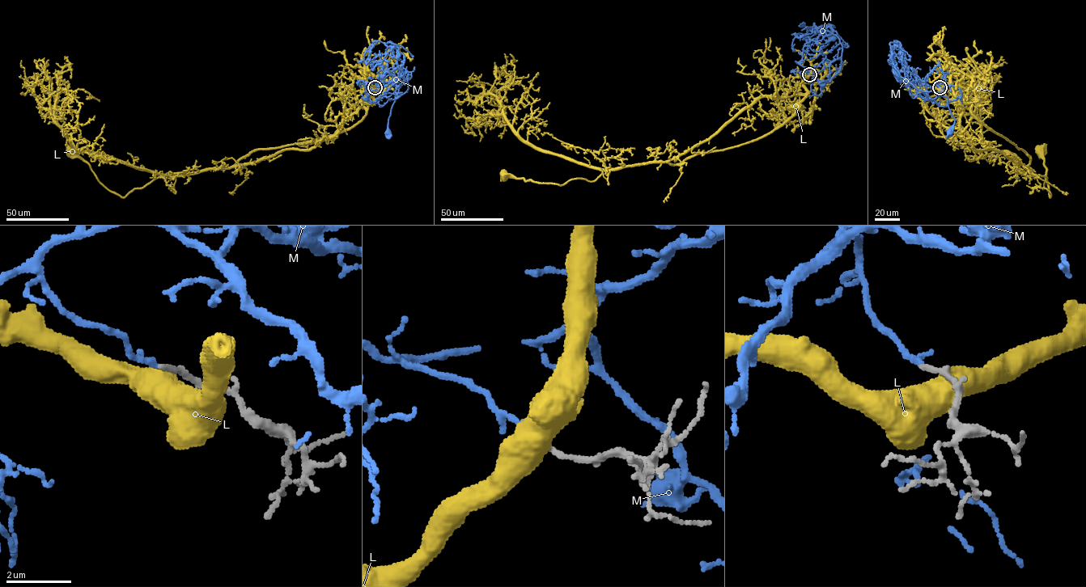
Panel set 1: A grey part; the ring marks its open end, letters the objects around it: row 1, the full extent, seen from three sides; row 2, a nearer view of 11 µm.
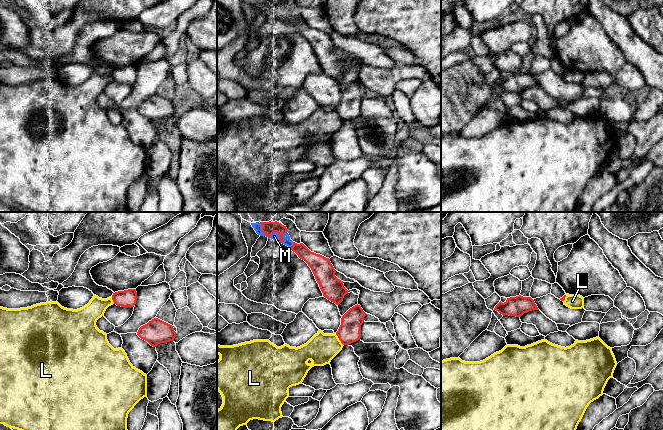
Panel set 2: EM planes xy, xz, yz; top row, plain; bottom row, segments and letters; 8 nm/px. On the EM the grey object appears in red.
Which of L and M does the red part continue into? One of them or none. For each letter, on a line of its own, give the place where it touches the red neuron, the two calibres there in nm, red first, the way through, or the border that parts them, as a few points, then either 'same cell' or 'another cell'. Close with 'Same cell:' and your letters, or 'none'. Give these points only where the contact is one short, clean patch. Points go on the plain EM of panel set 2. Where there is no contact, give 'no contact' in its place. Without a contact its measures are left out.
L: meets red in xz at (339, 115); 180 nm thick on the red side, 240 nm on the other; border along xz (335, 109), (343, 121); another cell
M: meets red in xz at (270, 11); 100 nm thick on the red side, 60 nm on the other; same cell
Same cell: M

